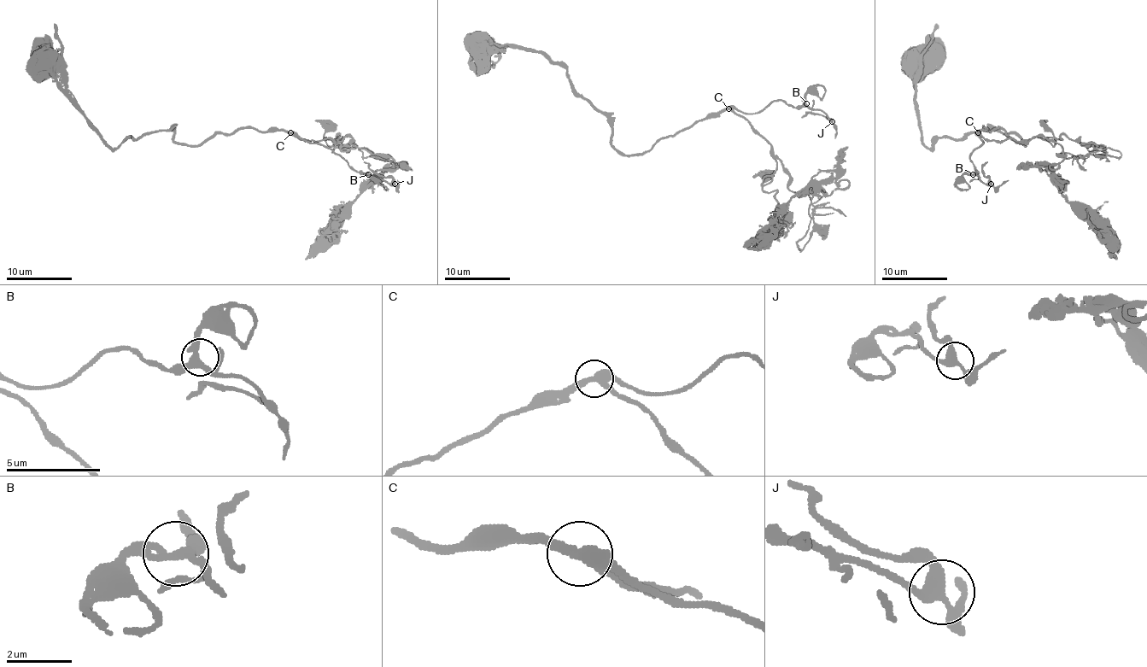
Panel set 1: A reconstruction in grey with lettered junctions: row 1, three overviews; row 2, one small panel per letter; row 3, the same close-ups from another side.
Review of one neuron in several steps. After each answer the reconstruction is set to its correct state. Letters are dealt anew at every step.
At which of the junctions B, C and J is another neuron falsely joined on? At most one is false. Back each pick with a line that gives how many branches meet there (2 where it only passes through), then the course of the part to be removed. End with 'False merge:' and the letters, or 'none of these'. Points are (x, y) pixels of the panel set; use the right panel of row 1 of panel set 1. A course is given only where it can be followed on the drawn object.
False merge: none of these

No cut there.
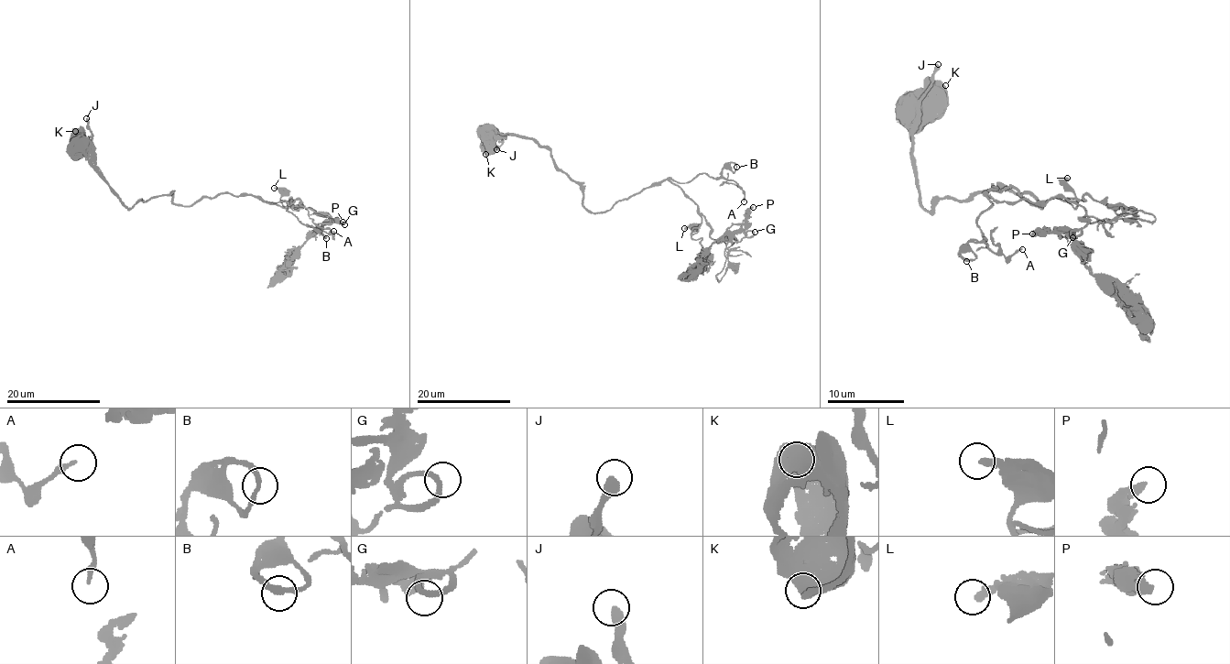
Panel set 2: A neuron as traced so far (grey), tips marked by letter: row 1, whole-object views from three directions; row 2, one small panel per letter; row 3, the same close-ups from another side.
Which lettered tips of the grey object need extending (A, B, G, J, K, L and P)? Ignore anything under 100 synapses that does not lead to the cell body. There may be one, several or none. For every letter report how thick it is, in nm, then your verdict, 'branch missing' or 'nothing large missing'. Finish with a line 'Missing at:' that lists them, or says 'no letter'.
A: calibre 200 nm; nothing large missing
B: calibre 190 nm; nothing large missing
G: calibre 190 nm; nothing large missing
J: calibre 420 nm; nothing large missing
K: calibre 850 nm; nothing large missing
L: calibre 320 nm; nothing large missing
P: calibre 400 nm; nothing large missing
Missing at: no letter

